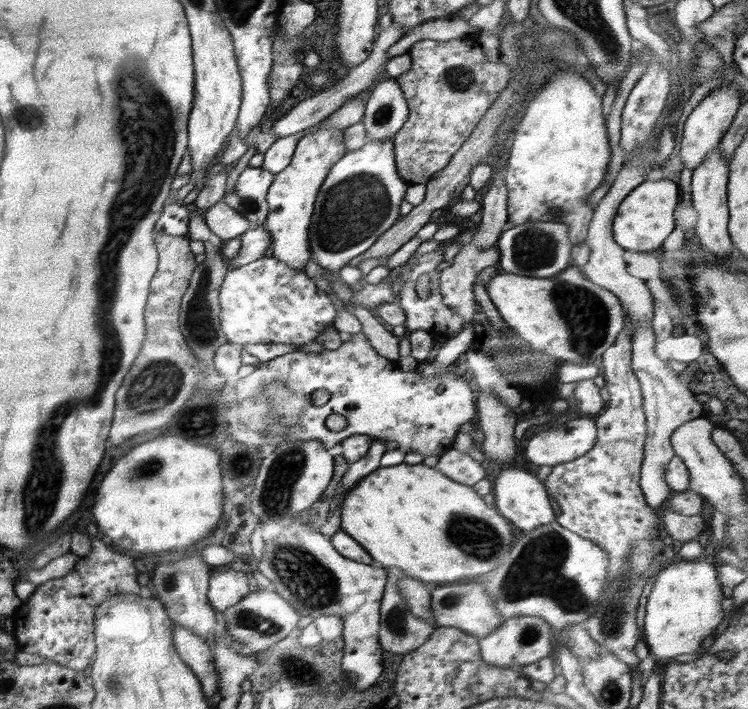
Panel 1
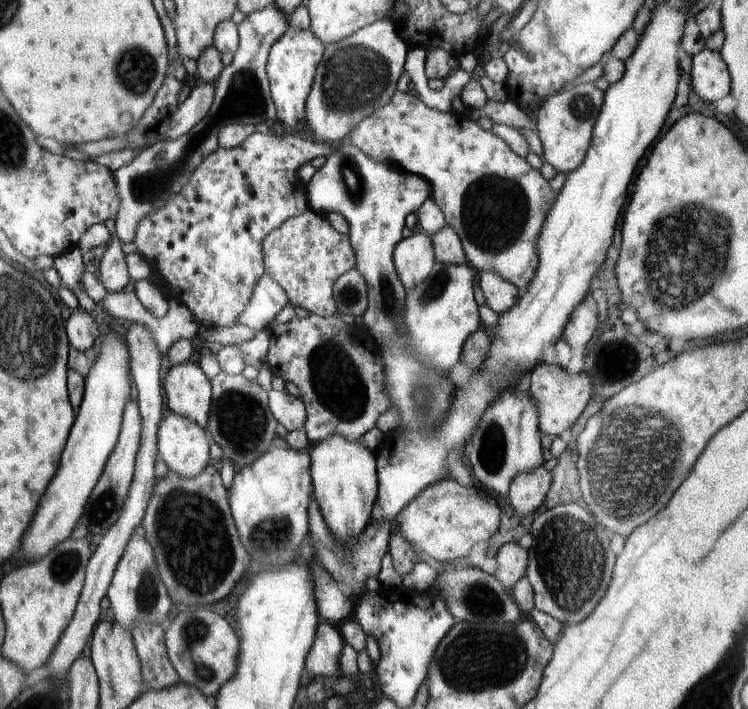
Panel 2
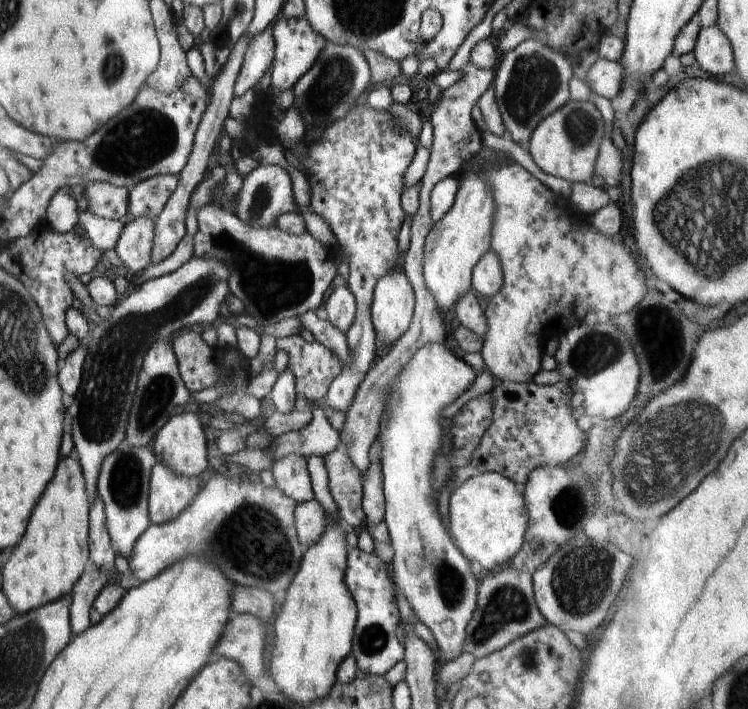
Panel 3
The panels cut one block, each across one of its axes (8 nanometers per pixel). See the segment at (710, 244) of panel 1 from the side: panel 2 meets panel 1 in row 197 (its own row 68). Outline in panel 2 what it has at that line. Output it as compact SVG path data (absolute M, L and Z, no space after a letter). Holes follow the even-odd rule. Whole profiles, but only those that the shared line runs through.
M704 48L692 57L689 81L702 100L712 104L730 94L730 73L719 51Z

